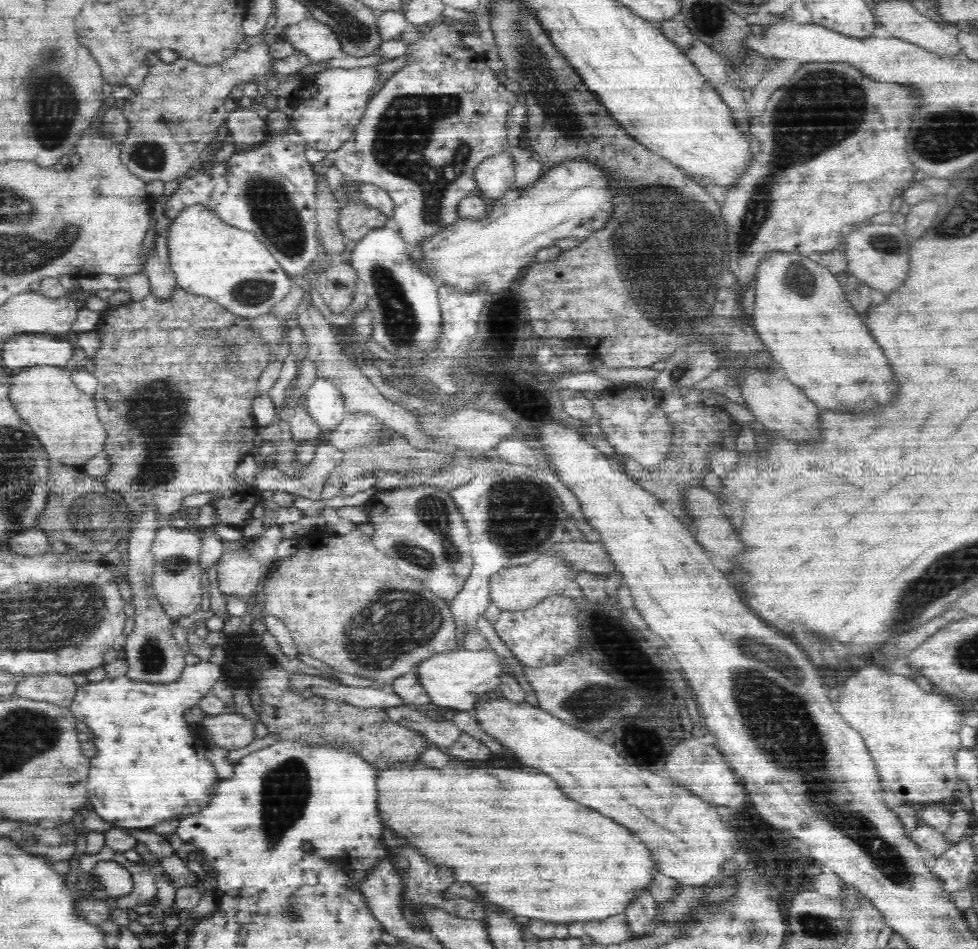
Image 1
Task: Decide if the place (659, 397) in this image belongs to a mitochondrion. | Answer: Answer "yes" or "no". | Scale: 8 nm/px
no

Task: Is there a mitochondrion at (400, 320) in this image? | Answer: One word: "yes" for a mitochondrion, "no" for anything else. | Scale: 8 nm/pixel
yes

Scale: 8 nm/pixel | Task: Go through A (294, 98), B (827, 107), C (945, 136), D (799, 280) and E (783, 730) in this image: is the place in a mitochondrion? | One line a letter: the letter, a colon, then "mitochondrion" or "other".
A: other
B: mitochondrion
C: mitochondrion
D: mitochondrion
E: mitochondrion

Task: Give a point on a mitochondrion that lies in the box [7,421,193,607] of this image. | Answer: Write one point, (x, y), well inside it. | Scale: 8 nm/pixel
(94, 517)

